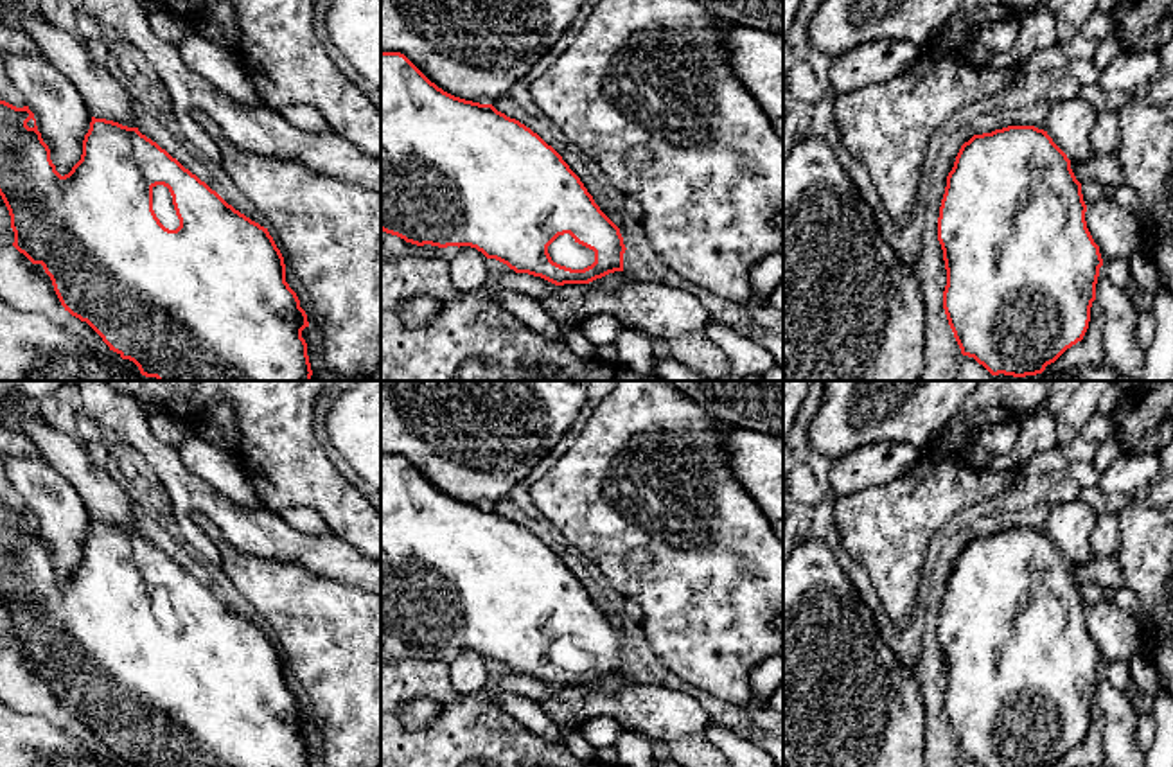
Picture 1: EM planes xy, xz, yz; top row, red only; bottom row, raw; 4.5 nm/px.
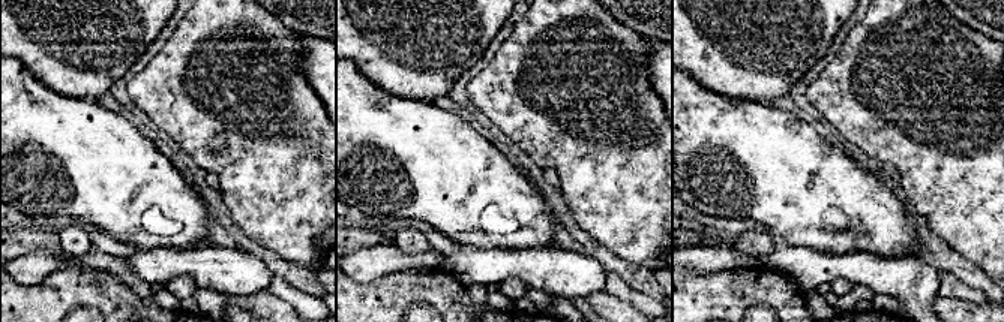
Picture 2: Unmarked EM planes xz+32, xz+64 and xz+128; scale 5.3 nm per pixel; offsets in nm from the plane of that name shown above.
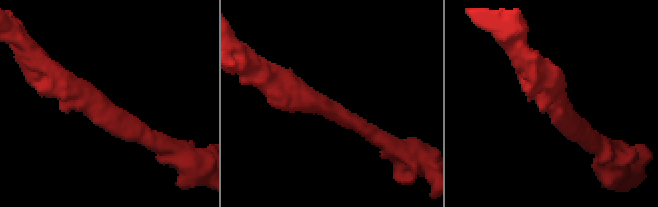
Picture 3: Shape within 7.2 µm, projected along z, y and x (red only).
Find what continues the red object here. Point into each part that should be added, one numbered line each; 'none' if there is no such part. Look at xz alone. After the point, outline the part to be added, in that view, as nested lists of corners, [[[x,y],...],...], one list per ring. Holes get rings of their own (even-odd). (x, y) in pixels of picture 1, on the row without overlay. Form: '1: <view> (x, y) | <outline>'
1: xz (563, 652) | [[[569,636],[559,638],[548,648],[548,656],[553,665],[571,672],[584,672],[595,665],[595,654],[578,647]]]

